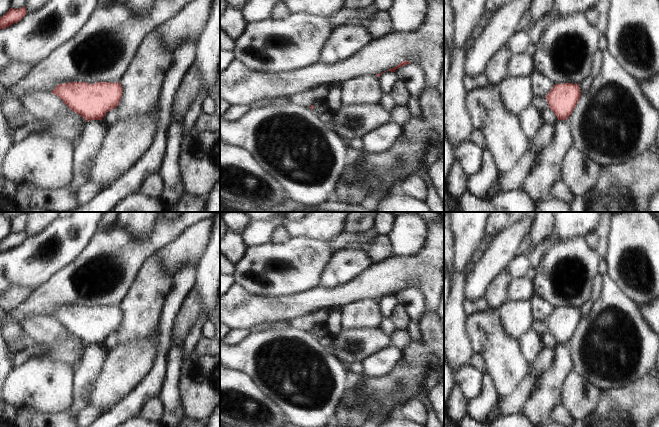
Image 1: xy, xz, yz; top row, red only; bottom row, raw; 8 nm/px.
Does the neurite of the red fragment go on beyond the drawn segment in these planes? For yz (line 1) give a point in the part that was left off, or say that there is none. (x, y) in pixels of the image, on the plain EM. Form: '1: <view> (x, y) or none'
1: none

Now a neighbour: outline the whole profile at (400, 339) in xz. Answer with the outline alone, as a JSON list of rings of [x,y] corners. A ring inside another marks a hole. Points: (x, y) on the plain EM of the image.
[[[407,330],[404,331],[394,331],[391,335],[391,345],[398,348],[400,351],[403,351],[410,343],[411,338],[407,332]]]

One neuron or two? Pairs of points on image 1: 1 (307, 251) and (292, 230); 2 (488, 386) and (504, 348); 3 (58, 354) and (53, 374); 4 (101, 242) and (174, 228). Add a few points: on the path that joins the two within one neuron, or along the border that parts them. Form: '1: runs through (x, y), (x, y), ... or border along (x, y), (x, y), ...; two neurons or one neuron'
1: border along (290, 236), (308, 236), (319, 240); two neurons
2: border along (486, 372), (496, 389), (497, 401); two neurons
3: border along (33, 357), (63, 362), (73, 369); two neurons
4: runs through (119, 246), (149, 246), (156, 240); one neuron

